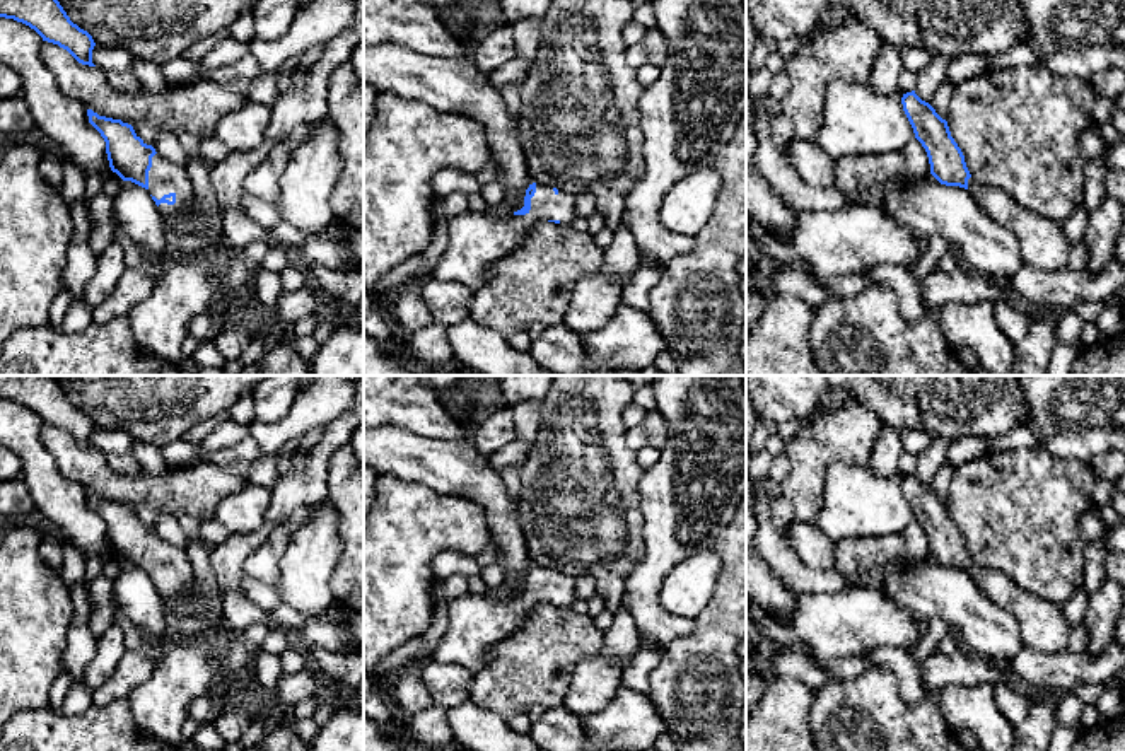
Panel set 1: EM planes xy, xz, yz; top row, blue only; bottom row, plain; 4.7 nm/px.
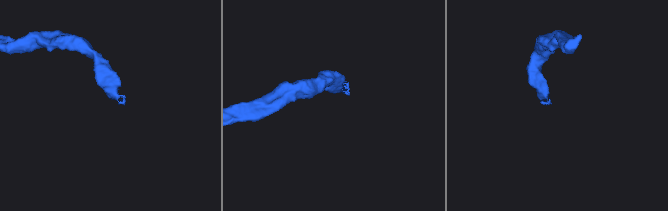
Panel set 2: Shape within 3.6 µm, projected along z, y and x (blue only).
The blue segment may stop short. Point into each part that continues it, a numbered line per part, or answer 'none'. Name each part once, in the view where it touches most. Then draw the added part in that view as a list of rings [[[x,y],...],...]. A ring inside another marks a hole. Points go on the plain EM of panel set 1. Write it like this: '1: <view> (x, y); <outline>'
1: xy (65, 504); [[[0,399],[0,445],[22,463],[20,480],[34,507],[50,526],[85,558],[111,553],[106,524],[89,505],[87,490],[61,476],[55,457],[41,440],[43,420],[29,408]]]

